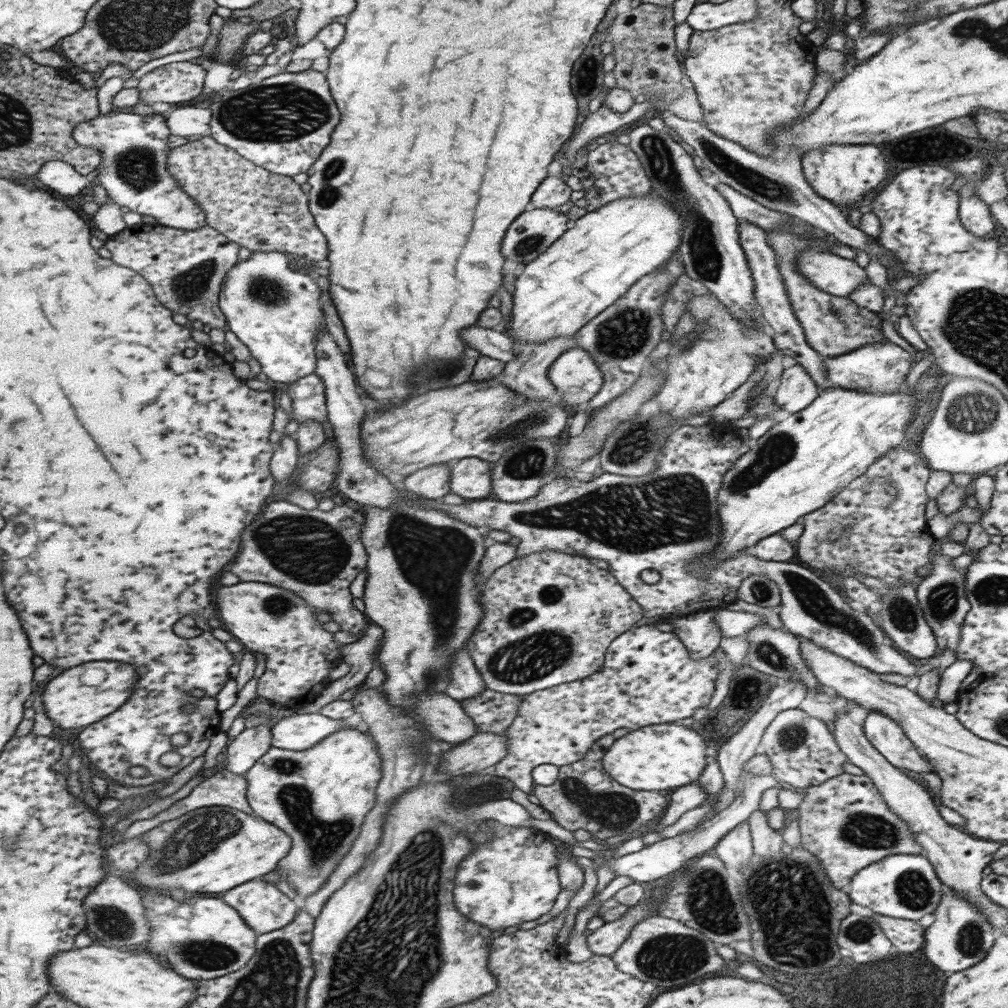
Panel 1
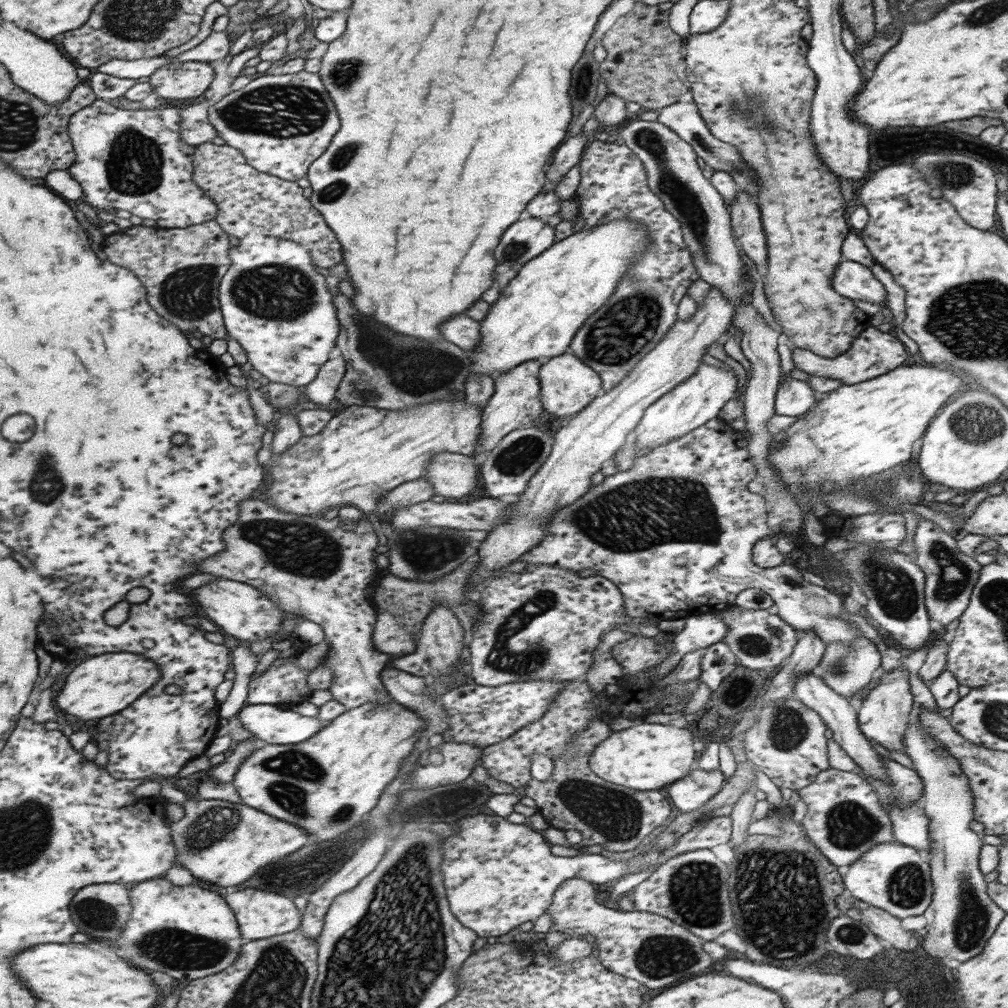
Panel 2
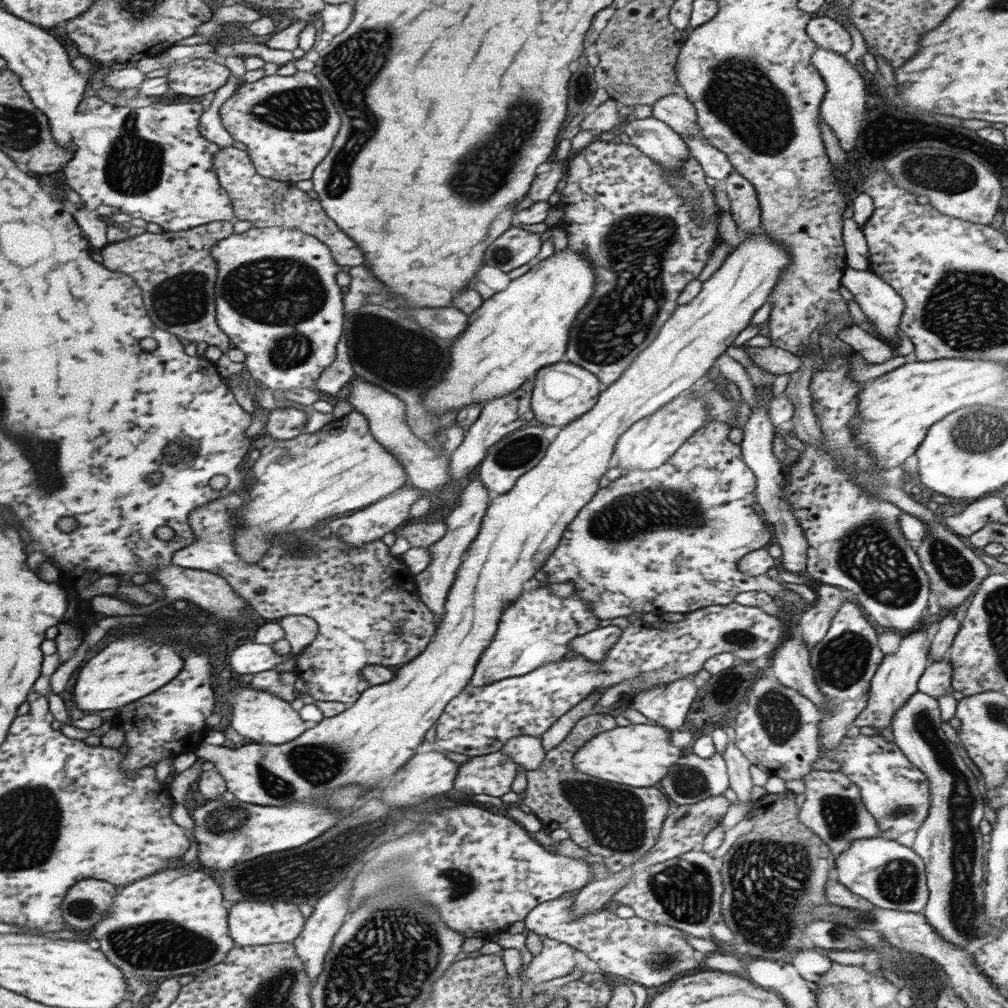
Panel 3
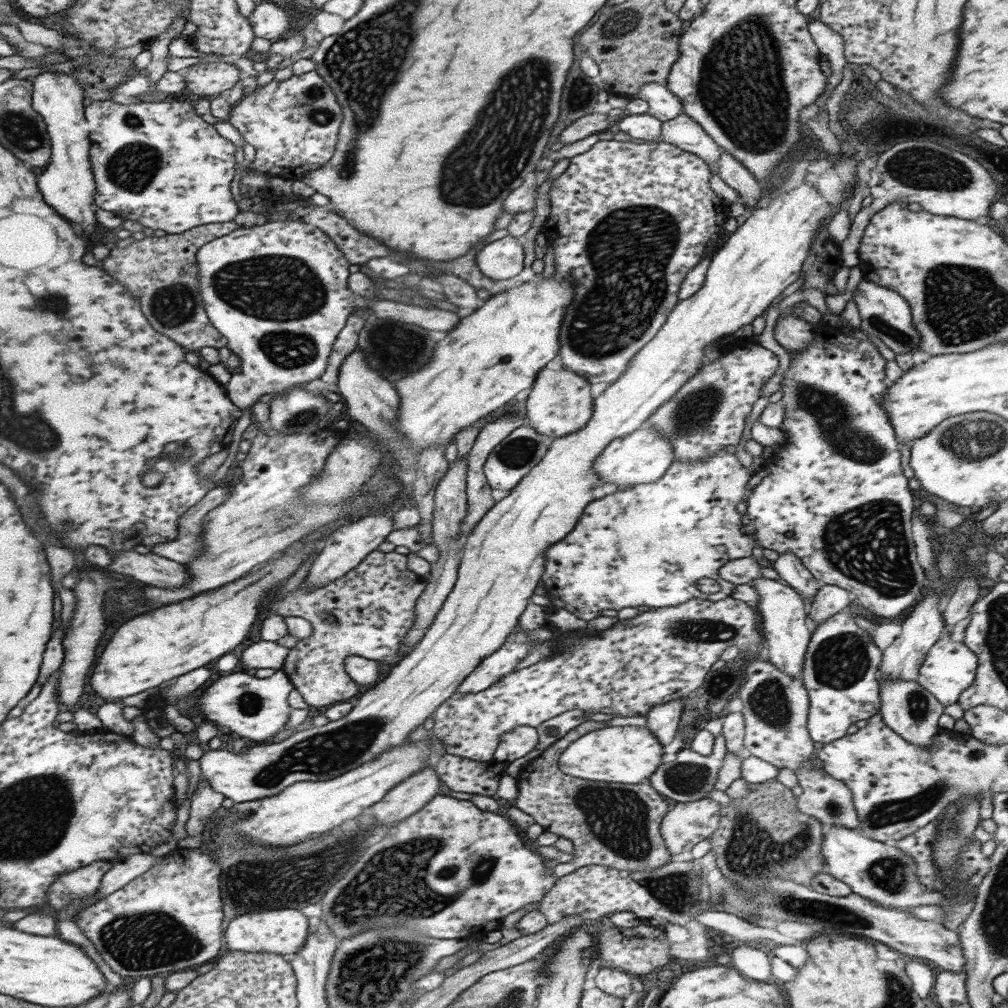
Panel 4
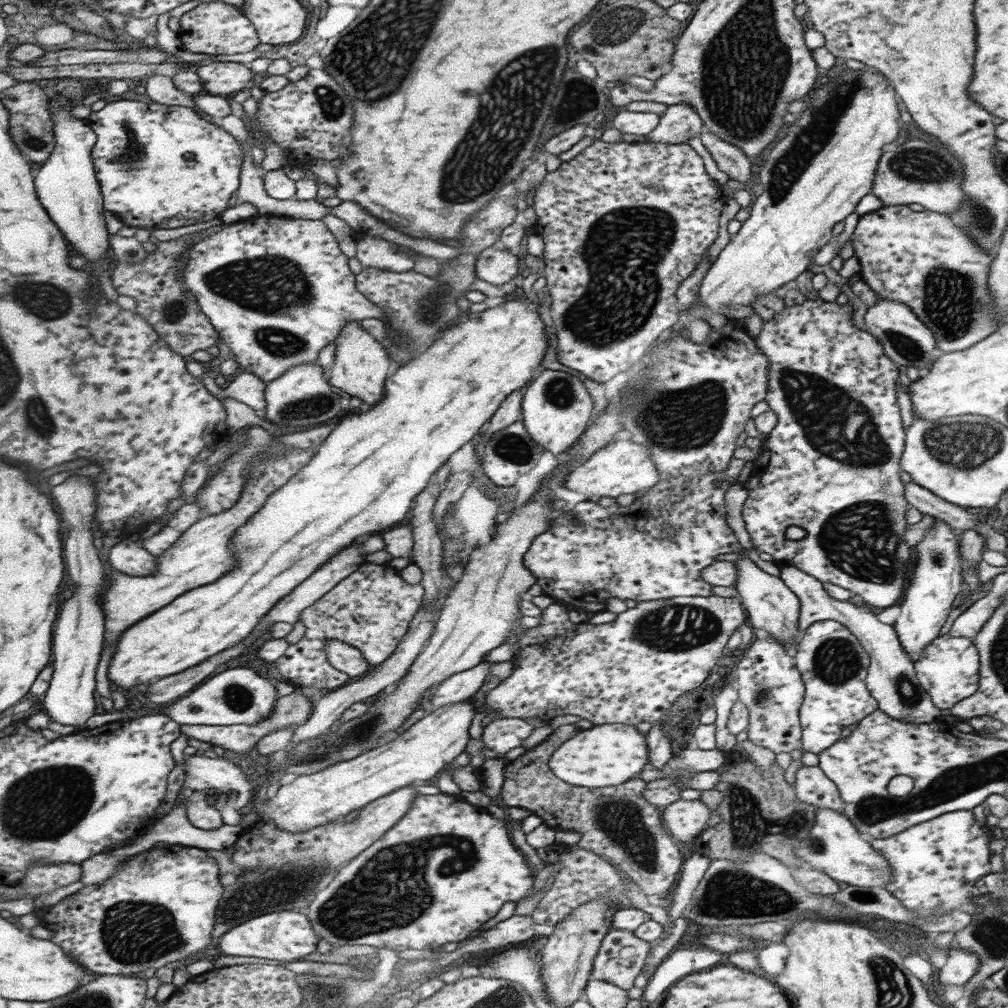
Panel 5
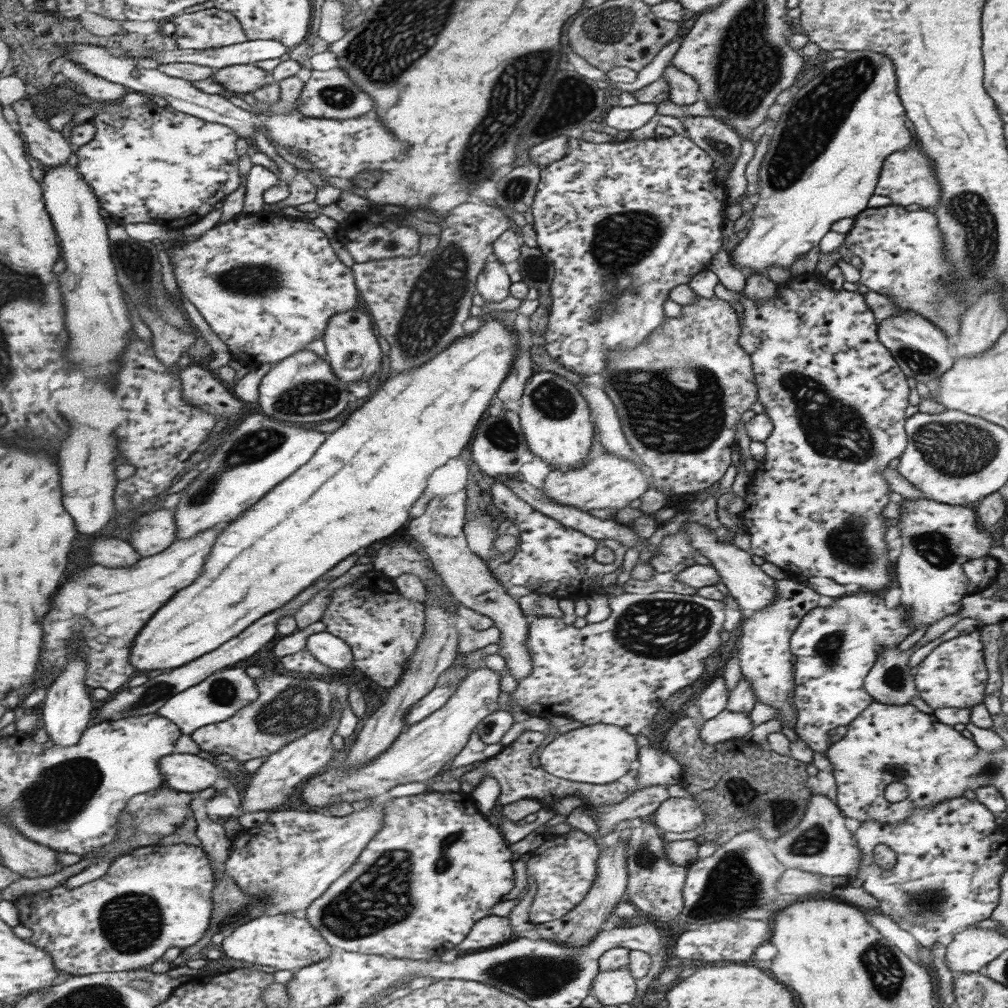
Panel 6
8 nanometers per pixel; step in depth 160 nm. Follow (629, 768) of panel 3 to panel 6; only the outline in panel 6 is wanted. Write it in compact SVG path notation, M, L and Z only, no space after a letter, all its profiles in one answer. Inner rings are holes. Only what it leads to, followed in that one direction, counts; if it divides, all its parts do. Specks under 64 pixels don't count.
M592 724L554 736L538 756L540 768L559 779L587 784L609 784L629 771L629 764L638 758L634 735L619 726Z

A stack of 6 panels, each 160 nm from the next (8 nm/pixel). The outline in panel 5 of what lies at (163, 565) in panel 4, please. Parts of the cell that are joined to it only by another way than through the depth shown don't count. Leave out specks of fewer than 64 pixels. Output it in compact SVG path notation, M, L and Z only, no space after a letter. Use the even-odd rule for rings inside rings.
M123 541L109 550L109 564L129 576L147 576L155 568L155 560L139 544Z

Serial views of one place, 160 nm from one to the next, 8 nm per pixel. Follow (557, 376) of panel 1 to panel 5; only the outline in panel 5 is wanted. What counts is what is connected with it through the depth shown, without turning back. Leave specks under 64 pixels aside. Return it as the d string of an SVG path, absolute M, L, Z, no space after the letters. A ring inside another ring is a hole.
M543 369L527 382L520 402L522 425L533 442L557 456L586 431L591 416L591 397L577 377L562 371Z

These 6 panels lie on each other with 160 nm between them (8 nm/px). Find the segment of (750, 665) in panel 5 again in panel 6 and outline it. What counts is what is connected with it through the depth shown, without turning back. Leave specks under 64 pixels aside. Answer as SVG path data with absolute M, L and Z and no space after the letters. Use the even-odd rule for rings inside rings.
M775 579L774 586L776 586L774 601L741 621L737 660L740 674L750 680L754 700L777 708L781 716L777 720L783 726L793 718L793 709L789 705L789 697L794 693L792 681L794 670L789 661L792 655L789 652L790 636L803 615L808 610L819 606L821 596L811 590L804 581Z

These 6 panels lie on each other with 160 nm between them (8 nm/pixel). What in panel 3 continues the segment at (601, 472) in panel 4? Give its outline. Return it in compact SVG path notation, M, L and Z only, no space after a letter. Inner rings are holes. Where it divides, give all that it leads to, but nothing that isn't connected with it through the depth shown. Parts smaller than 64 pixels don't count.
M687 391L672 398L663 407L648 417L634 422L612 446L612 453L617 460L616 466L624 472L629 470L653 470L661 466L697 429L701 428L706 419L706 404L702 398L692 396Z

